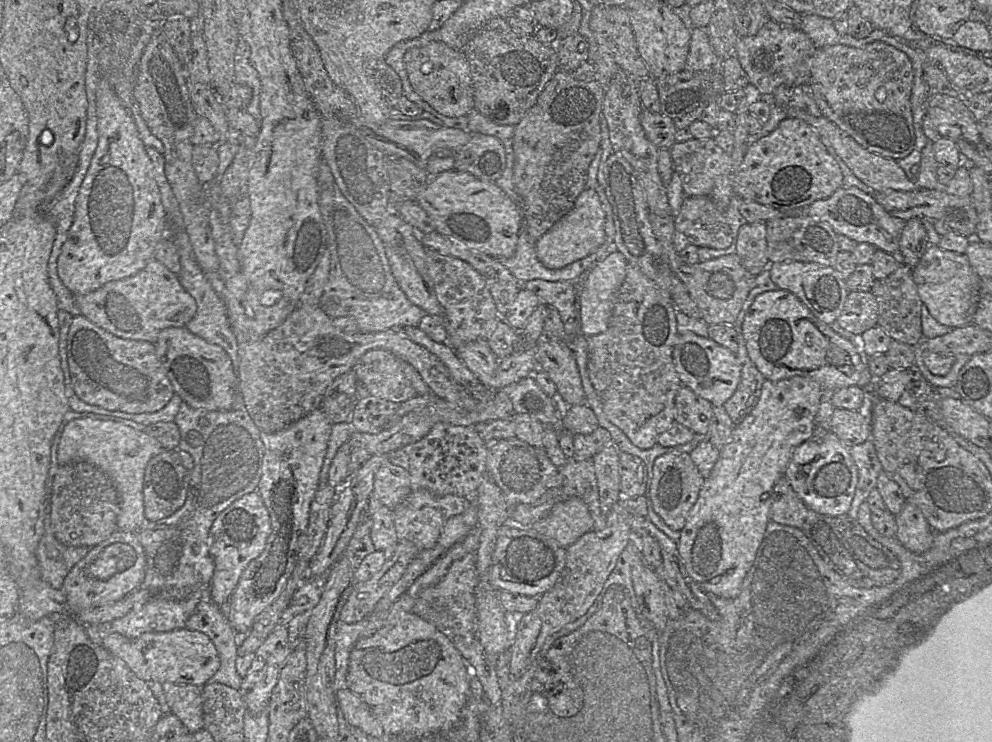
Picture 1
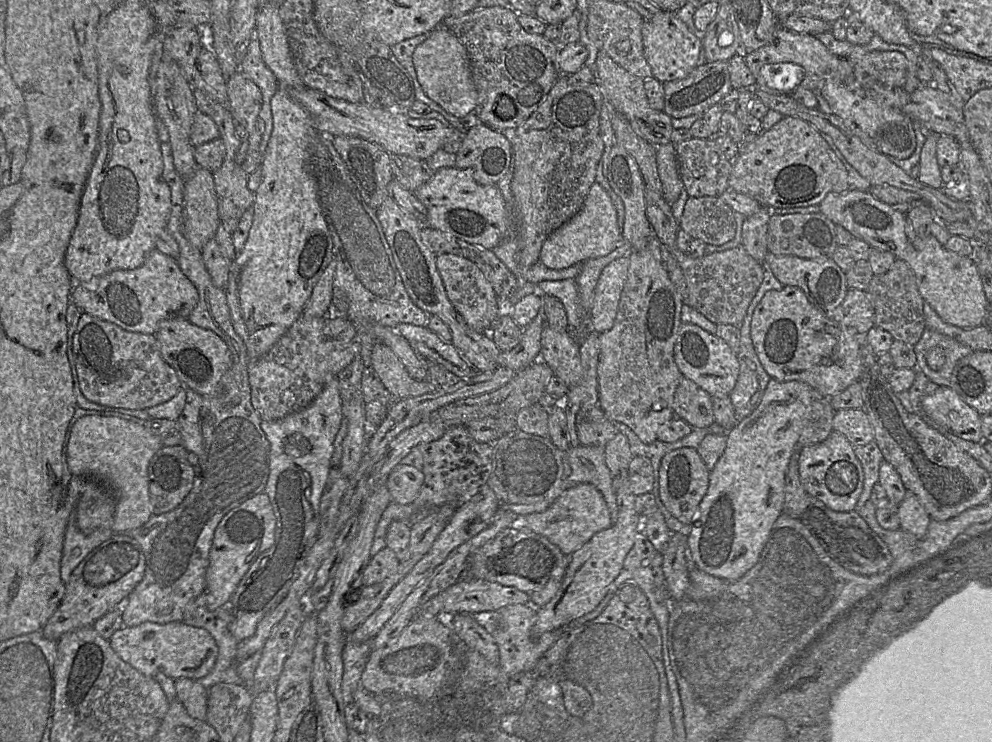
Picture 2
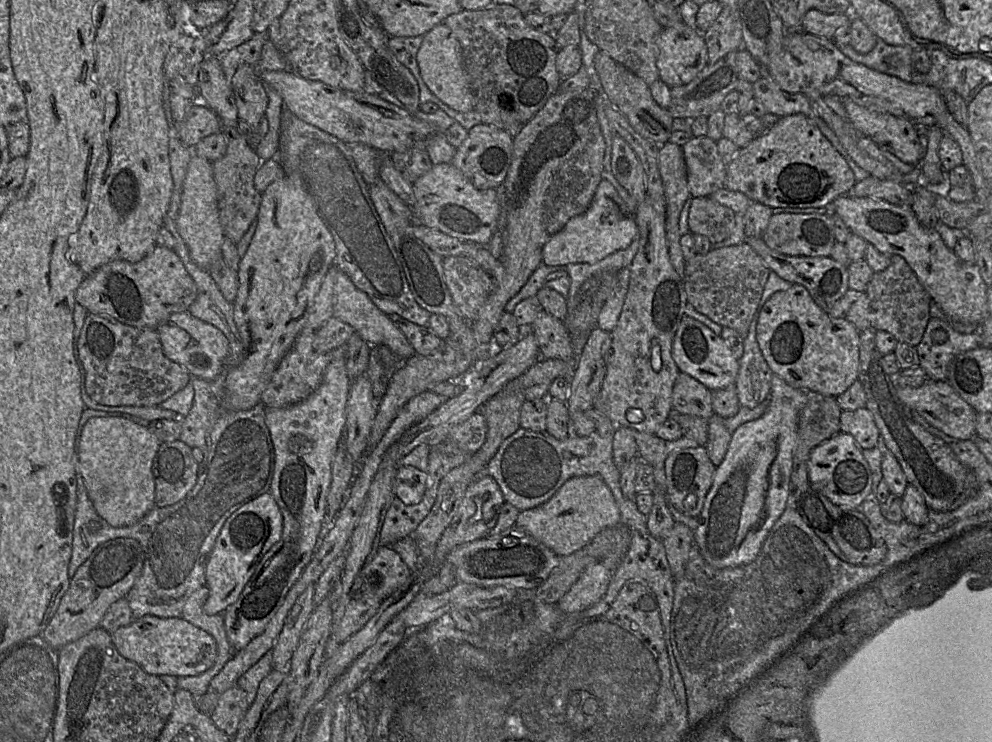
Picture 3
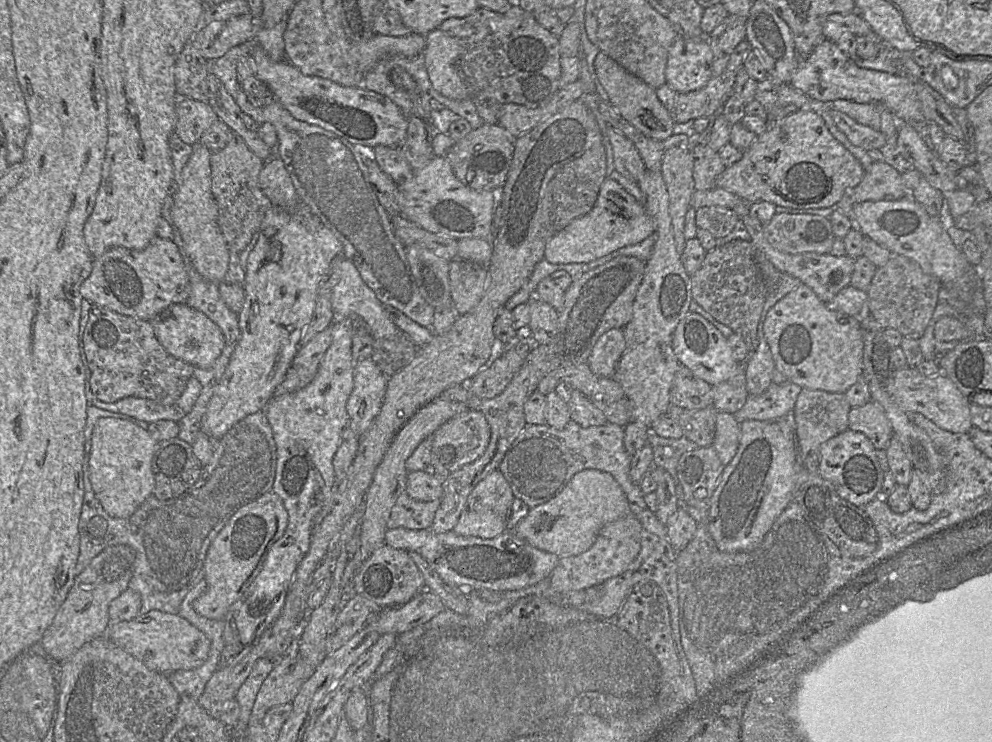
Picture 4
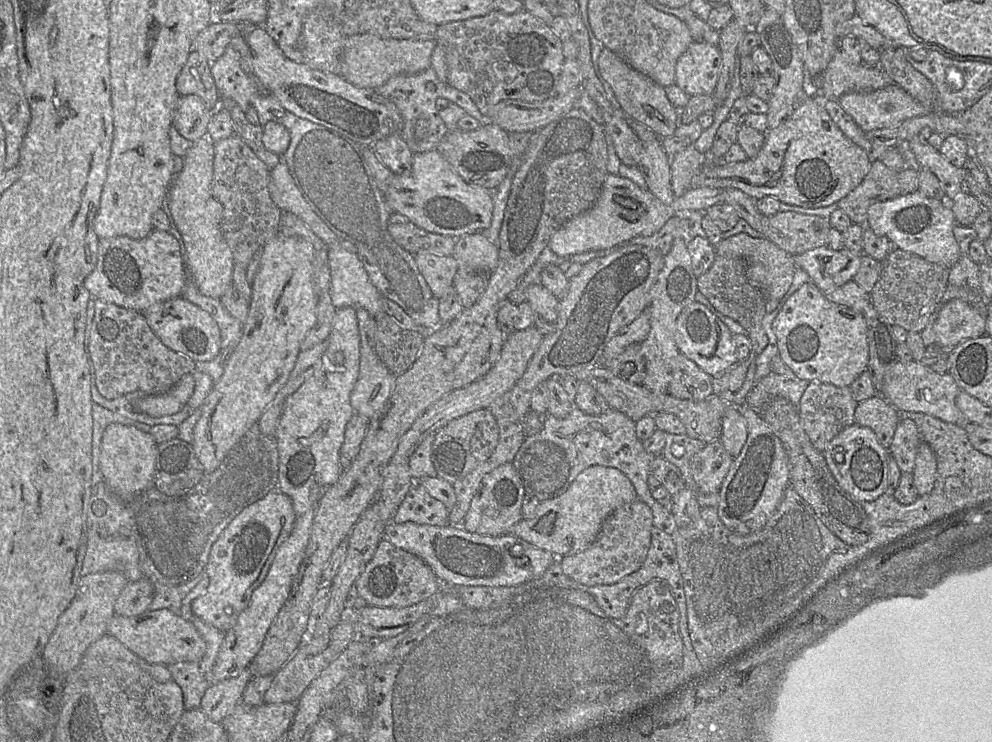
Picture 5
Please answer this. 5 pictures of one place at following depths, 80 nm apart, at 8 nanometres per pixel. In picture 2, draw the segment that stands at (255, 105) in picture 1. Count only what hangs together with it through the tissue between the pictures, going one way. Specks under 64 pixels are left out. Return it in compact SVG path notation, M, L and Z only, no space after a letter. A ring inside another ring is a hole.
M252 37L246 44L245 56L239 70L250 78L261 90L263 103L259 118L265 121L265 130L261 134L259 152L264 155L273 130L271 98L278 90L278 82L273 72L263 61L260 44L257 38Z

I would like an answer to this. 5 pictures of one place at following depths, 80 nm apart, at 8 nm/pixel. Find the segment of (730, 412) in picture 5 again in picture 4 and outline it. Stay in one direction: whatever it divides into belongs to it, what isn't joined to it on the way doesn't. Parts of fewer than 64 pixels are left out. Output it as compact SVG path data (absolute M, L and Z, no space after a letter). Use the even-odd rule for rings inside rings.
M718 412L716 415L715 448L722 464L727 465L734 458L740 442L741 425L733 414Z

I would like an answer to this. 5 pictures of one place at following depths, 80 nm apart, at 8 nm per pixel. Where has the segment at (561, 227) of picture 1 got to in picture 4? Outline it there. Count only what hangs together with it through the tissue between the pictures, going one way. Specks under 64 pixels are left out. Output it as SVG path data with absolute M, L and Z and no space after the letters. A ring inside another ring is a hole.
M606 178L593 208L574 219L546 244L544 259L552 264L588 263L616 249L636 244L655 234L655 224L642 204L618 182Z

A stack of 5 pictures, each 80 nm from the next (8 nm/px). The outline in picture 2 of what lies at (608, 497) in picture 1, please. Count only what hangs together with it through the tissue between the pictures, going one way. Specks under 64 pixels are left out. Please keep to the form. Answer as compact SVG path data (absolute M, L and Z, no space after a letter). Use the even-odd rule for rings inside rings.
M618 431L605 446L605 462L615 491L627 479L628 467L633 457L627 437Z

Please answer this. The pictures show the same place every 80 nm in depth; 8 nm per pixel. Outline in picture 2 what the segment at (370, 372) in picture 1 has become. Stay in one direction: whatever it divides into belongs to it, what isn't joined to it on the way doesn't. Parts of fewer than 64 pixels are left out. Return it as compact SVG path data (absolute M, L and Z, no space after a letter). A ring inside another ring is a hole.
M375 342L372 347L370 365L395 401L438 389L428 380L412 379L394 352L380 342Z

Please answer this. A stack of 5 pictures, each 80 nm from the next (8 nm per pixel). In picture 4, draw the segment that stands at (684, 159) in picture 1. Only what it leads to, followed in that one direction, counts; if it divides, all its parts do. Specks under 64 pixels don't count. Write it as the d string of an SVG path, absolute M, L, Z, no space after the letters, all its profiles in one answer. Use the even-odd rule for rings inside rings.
M692 144L694 157L693 179L696 191L706 191L715 188L715 179L726 166L718 152L708 144Z

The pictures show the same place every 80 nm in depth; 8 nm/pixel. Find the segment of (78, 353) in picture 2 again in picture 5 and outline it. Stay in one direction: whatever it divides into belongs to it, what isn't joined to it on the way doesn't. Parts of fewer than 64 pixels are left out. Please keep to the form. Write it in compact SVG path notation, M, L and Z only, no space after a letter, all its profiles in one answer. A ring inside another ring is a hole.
M94 299L95 314L88 337L88 352L93 362L96 387L107 399L131 392L147 395L171 390L186 374L193 374L196 362L166 347L153 333L140 312Z

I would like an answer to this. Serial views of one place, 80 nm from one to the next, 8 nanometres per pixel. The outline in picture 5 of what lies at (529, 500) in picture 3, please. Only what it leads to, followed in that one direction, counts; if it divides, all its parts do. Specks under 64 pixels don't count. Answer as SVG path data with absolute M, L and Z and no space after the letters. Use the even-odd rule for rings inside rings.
M574 406L563 419L547 415L542 430L525 437L512 464L522 480L526 495L533 495L540 502L562 494L581 472L591 466L617 468L631 481L637 499L651 508L653 527L671 535L677 528L671 510L653 499L647 483L650 462L656 456L645 451L635 429L636 422L620 411L609 408L593 416Z

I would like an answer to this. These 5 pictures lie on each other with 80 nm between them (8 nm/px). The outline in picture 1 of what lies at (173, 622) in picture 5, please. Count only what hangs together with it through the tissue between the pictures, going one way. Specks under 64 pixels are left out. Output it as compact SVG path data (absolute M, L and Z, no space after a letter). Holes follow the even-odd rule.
M186 627L168 632L144 633L135 639L114 632L106 636L102 646L146 682L171 682L202 687L219 667L217 650L210 638Z

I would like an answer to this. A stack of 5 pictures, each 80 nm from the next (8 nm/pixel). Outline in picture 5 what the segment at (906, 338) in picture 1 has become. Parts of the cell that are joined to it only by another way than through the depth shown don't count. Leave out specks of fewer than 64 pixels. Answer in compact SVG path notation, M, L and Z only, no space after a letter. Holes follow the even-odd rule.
M892 248L881 262L880 276L870 294L870 302L889 325L901 326L907 332L920 333L944 295L949 273L950 268L942 264Z

